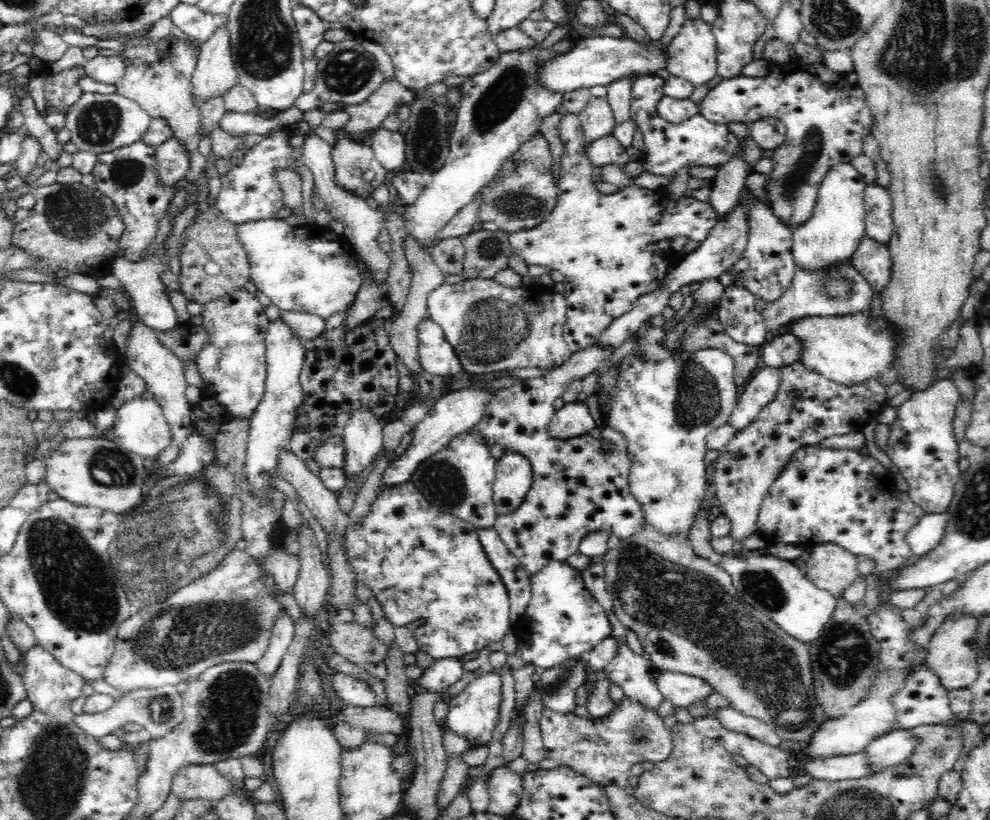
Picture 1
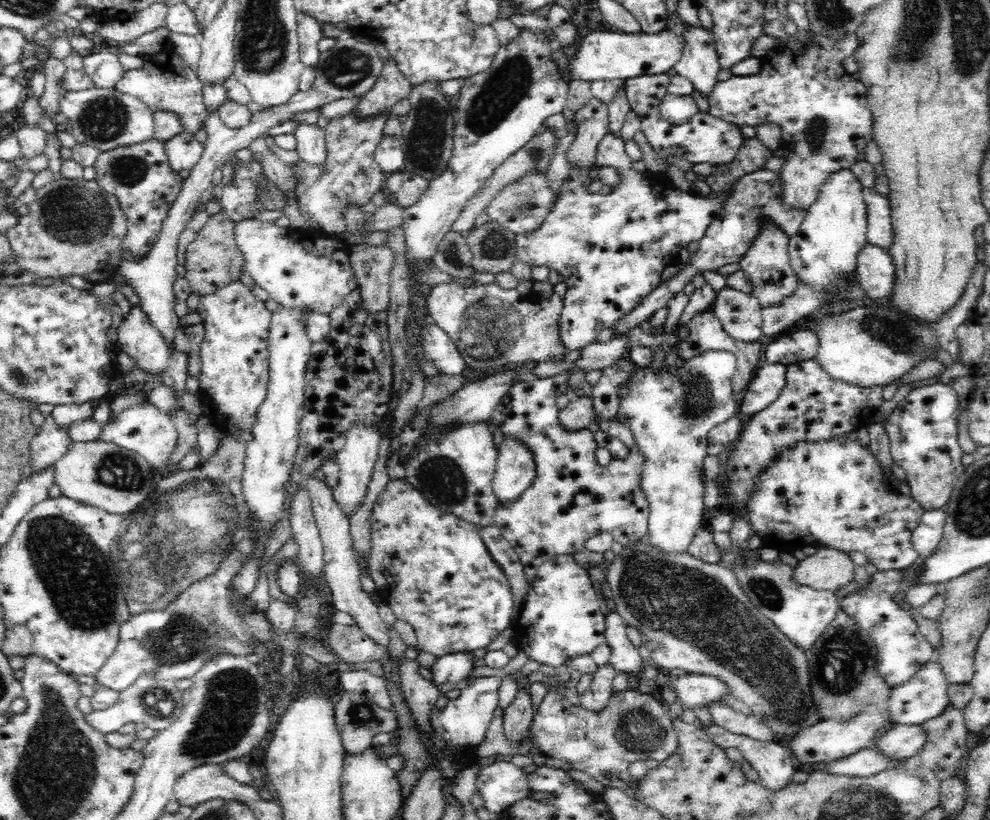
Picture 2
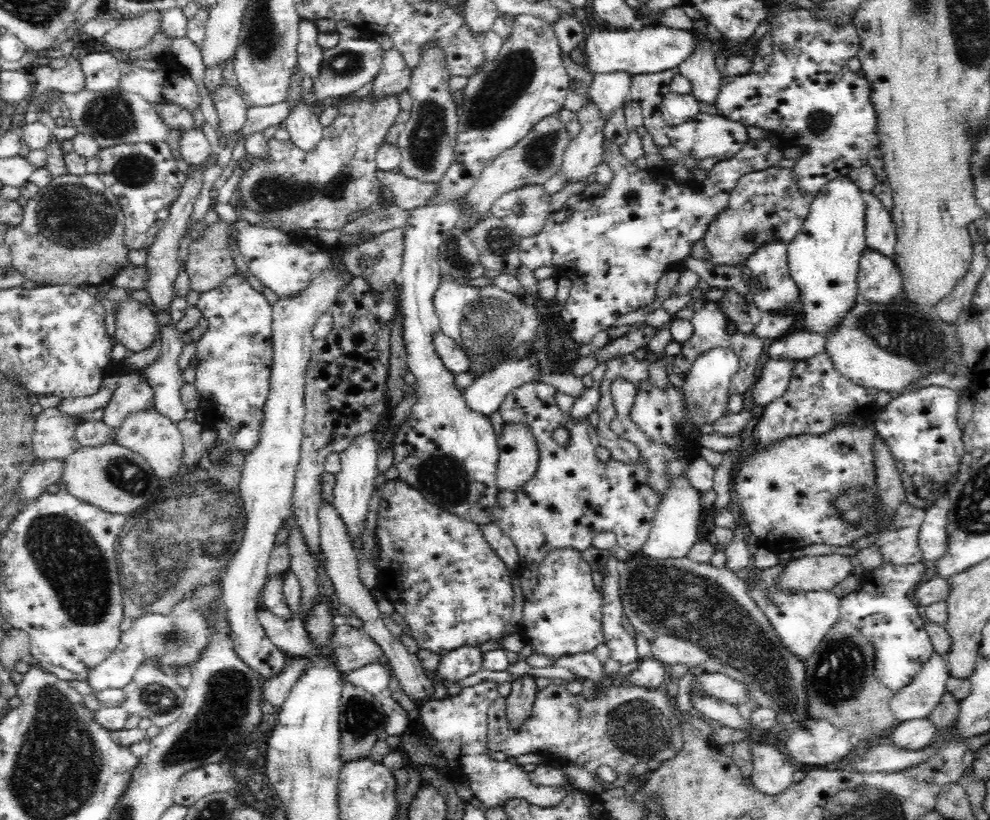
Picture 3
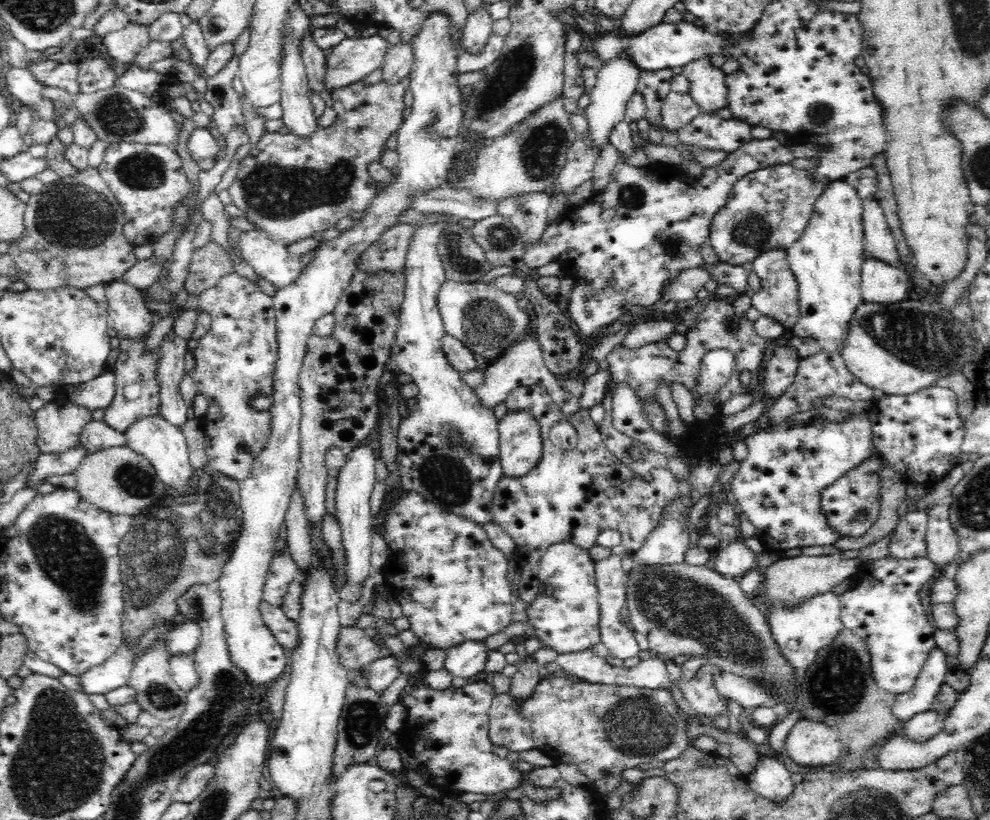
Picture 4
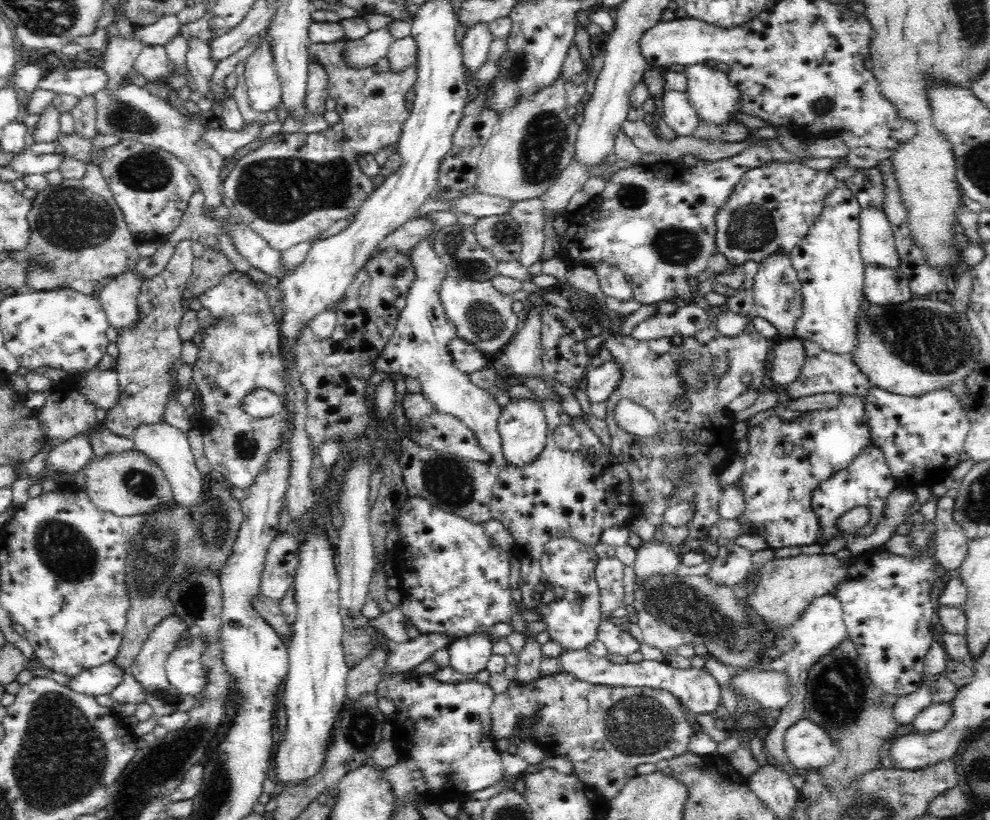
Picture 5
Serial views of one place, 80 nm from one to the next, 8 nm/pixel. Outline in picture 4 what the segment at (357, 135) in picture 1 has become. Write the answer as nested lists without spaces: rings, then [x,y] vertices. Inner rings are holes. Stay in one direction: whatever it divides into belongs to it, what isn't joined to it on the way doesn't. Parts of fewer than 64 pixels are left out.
[[[410,43],[389,45],[383,61],[382,81],[395,83],[410,74],[414,63],[413,47]]]

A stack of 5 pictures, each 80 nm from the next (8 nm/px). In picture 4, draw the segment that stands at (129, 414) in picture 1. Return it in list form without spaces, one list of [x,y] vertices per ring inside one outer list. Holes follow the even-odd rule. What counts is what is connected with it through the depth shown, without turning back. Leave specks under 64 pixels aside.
[[[161,415],[154,417],[144,417],[136,420],[126,428],[126,446],[146,457],[156,469],[158,478],[165,484],[176,490],[178,495],[192,496],[194,494],[194,475],[198,471],[190,463],[190,453],[188,445],[181,427],[170,424]]]

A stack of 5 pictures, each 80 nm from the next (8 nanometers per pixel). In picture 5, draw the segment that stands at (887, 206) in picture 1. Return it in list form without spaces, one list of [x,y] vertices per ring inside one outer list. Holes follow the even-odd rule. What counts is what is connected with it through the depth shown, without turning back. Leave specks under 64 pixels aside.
[[[877,208],[859,212],[860,252],[864,265],[898,270],[900,258],[887,214]]]

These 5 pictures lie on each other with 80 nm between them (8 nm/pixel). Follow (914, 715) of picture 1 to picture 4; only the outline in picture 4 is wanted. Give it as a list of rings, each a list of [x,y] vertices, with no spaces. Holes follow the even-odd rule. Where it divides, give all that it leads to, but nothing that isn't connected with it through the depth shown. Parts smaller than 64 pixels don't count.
[[[934,647],[924,668],[920,671],[910,692],[895,695],[891,711],[900,722],[910,720],[914,715],[931,709],[934,697],[937,695],[950,664],[950,656],[940,647]]]

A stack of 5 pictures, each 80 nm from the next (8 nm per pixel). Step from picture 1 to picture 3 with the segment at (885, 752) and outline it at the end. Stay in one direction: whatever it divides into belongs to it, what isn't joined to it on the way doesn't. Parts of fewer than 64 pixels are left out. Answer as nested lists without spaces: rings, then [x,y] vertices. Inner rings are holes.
[[[922,717],[895,725],[889,738],[891,744],[916,752],[916,750],[922,750],[929,746],[936,736],[934,723],[928,717]]]

